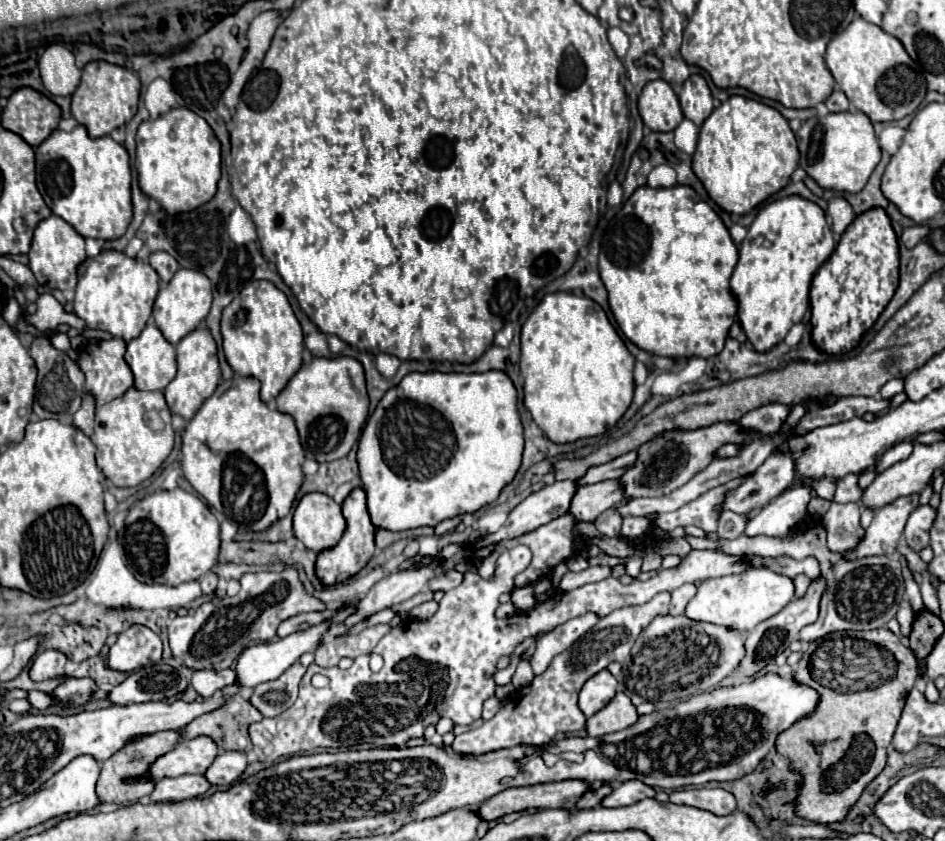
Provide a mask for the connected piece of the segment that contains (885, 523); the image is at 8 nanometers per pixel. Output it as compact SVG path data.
M906 495L906 497L898 497L896 501L888 503L886 507L876 509L874 519L866 531L866 537L860 541L860 545L846 553L848 559L860 559L860 557L868 557L868 555L892 555L908 515L918 507L918 495Z

